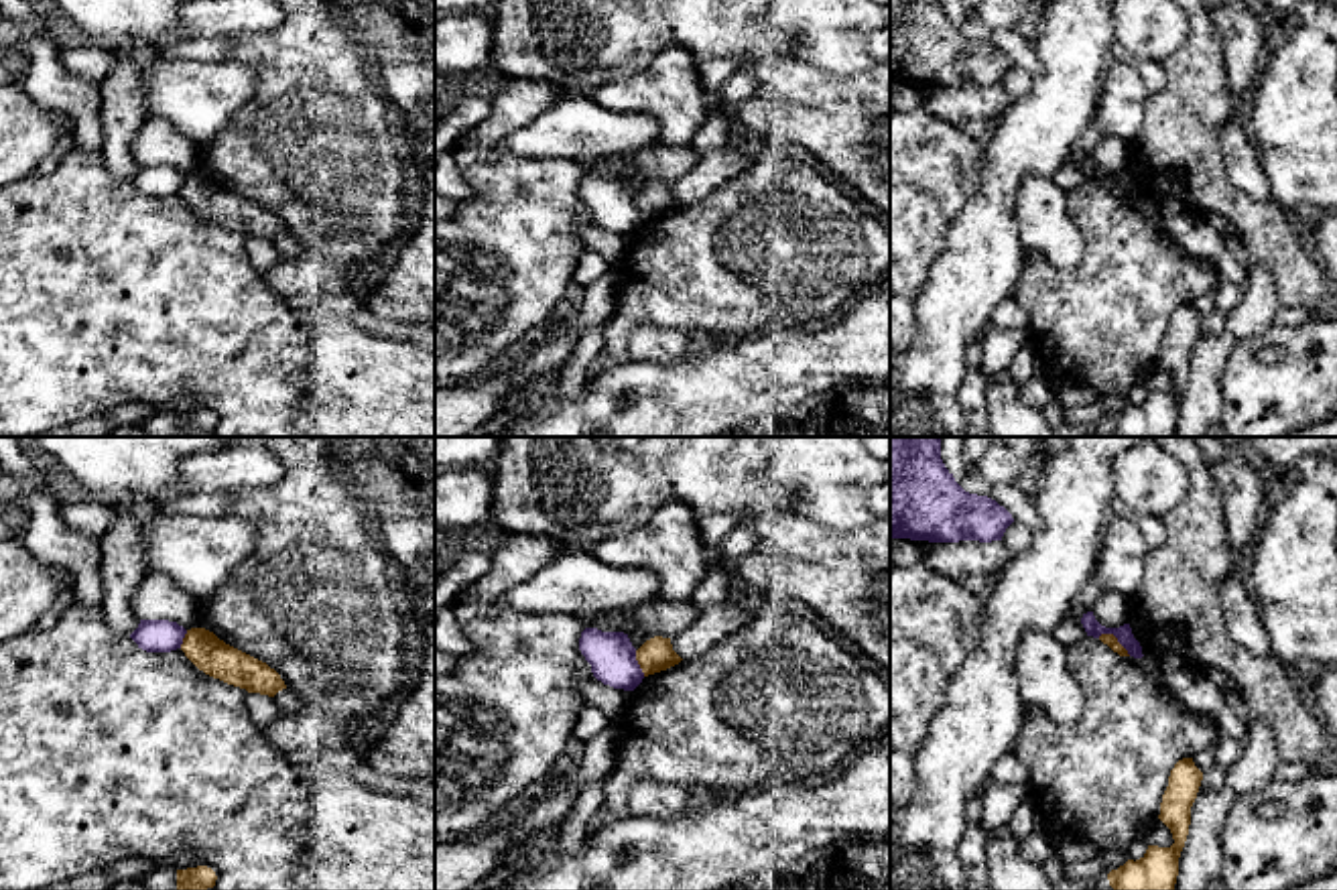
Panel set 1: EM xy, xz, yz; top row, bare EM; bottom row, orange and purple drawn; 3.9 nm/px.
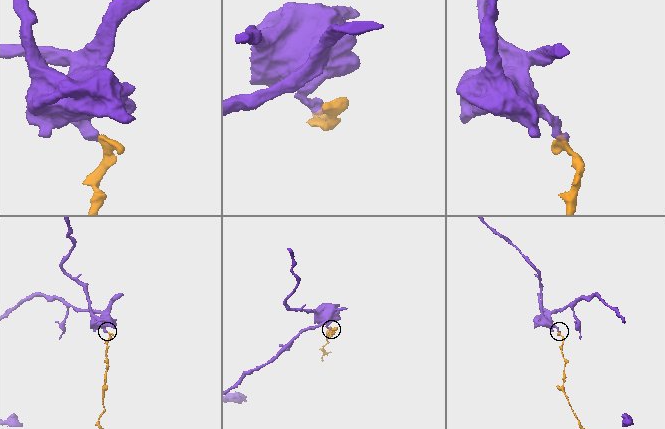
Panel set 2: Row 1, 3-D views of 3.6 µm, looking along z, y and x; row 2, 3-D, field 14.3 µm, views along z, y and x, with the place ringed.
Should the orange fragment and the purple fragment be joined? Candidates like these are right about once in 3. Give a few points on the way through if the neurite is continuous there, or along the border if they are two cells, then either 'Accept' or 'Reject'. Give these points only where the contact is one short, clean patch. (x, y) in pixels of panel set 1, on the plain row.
Boundary: yz (1098, 181), (1112, 179), (1130, 200). Reject

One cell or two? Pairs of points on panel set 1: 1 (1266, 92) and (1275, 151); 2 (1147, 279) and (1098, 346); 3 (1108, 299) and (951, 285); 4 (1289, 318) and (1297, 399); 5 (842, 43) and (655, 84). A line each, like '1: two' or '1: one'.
1: one
2: one
3: two
4: two
5: two

